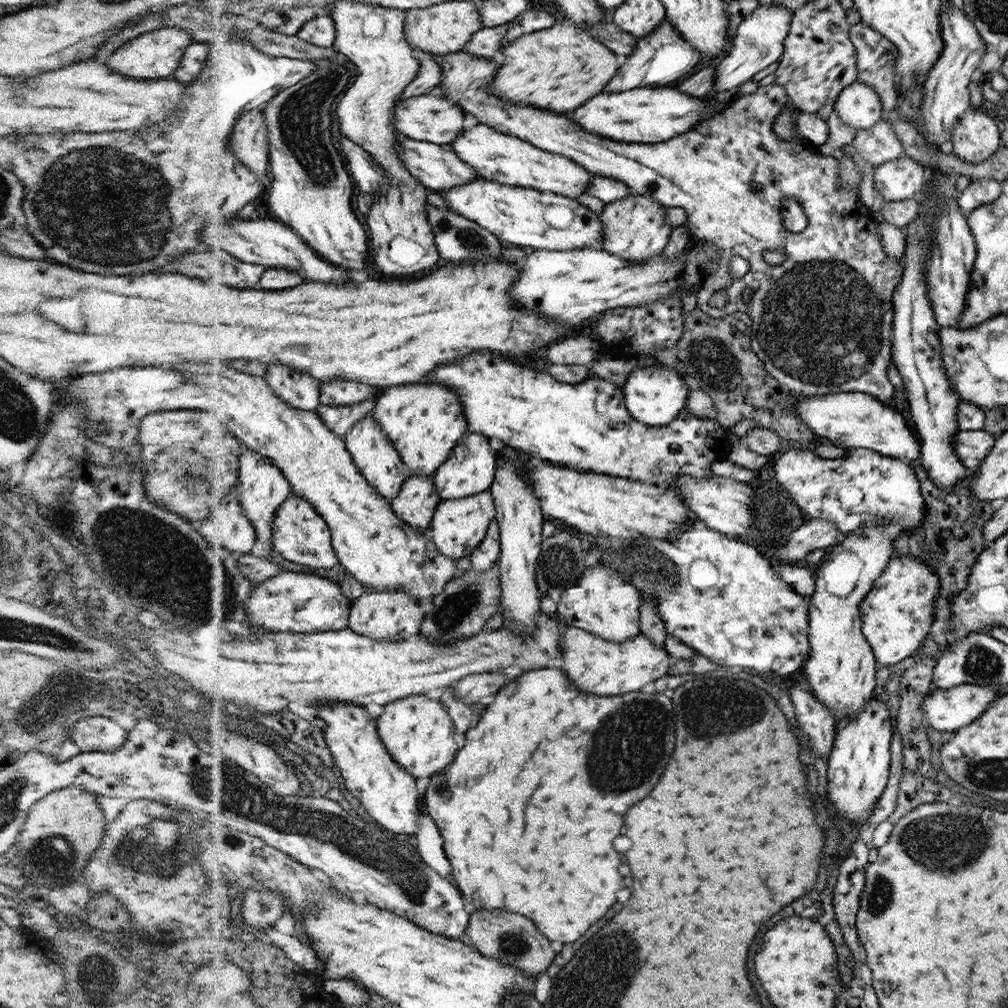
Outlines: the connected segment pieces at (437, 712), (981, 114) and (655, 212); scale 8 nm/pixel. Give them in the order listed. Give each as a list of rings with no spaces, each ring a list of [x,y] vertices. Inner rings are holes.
[[[416,694],[386,705],[385,710],[378,718],[380,736],[396,762],[400,762],[410,774],[418,779],[431,778],[452,766],[462,741],[458,737],[456,722],[444,706],[441,696]]]
[[[970,109],[956,122],[948,150],[964,163],[984,163],[999,150],[1001,132],[991,111]]]
[[[635,192],[622,200],[605,204],[599,216],[604,230],[604,242],[599,248],[633,264],[644,264],[650,258],[663,254],[674,230],[668,222],[664,204]]]

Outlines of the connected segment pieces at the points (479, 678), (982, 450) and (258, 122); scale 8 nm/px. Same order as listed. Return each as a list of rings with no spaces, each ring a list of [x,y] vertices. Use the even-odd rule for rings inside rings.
[[[502,670],[471,674],[456,683],[456,696],[475,707],[480,698],[496,694],[508,682],[507,673]]]
[[[962,430],[955,432],[952,446],[956,446],[956,454],[973,473],[980,468],[984,457],[988,457],[990,449],[994,448],[997,436],[983,430]]]
[[[266,106],[258,107],[242,116],[234,131],[232,146],[238,158],[250,166],[252,173],[266,176],[271,171],[270,130],[266,120]]]

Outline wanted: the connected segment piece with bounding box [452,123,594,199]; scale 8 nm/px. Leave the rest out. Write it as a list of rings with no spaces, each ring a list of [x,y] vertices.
[[[480,123],[464,129],[464,133],[460,133],[460,137],[452,146],[460,159],[468,166],[472,166],[484,179],[510,186],[553,192],[571,199],[586,193],[588,181],[594,175],[571,159],[548,153],[540,147],[532,146],[532,143],[524,139],[504,134],[494,127]]]

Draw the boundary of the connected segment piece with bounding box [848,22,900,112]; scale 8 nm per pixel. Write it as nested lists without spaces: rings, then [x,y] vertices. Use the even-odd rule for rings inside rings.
[[[862,22],[848,30],[858,55],[858,80],[876,90],[883,100],[883,112],[890,112],[898,106],[894,65],[900,52],[886,36],[868,28]]]

